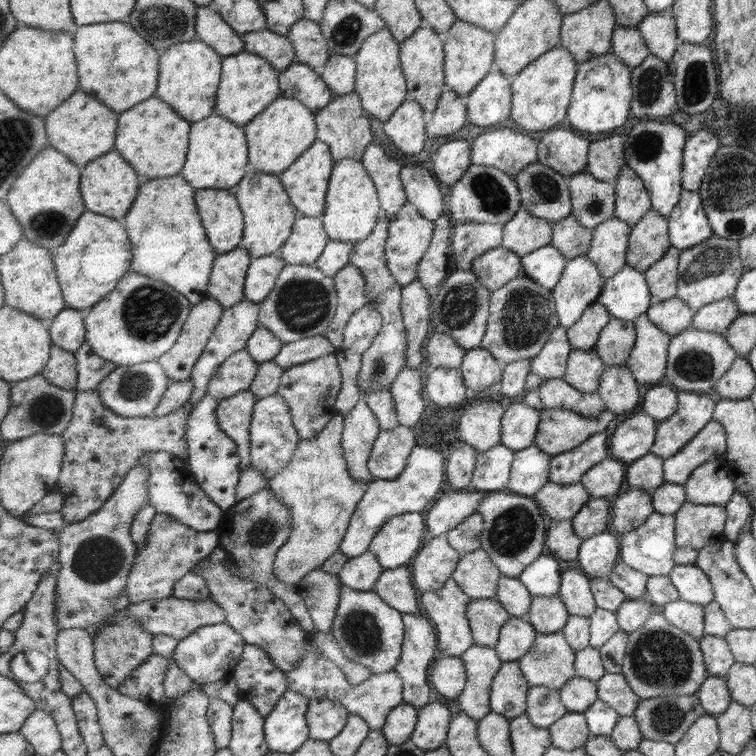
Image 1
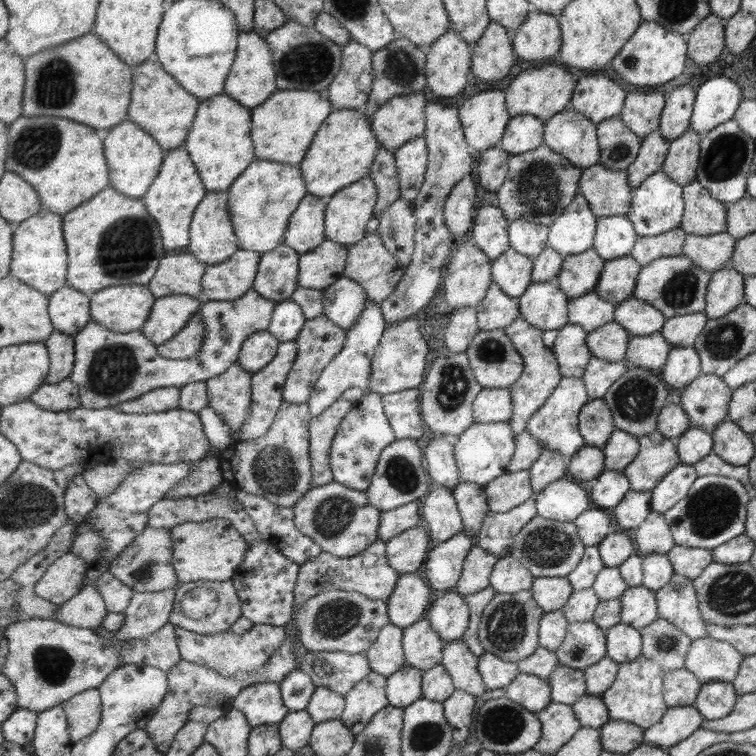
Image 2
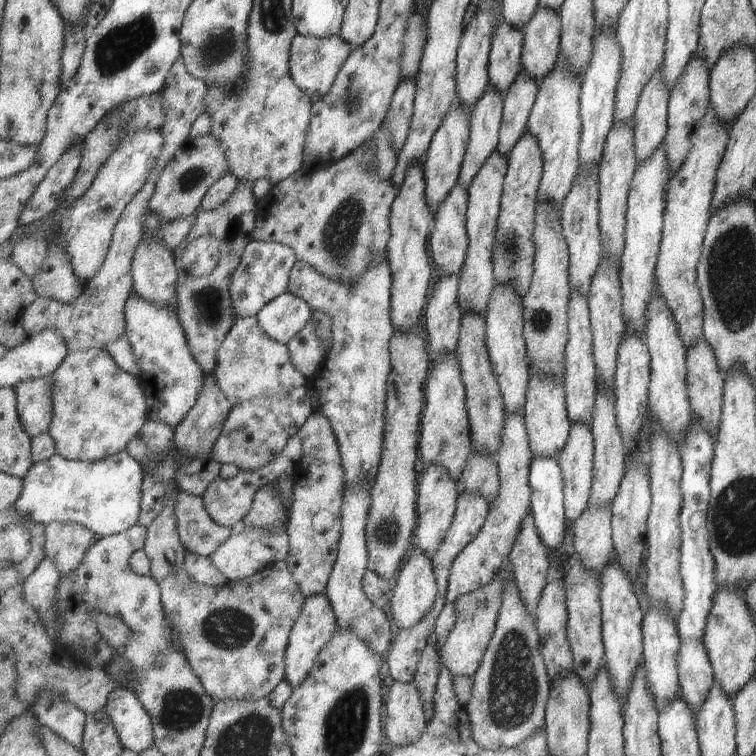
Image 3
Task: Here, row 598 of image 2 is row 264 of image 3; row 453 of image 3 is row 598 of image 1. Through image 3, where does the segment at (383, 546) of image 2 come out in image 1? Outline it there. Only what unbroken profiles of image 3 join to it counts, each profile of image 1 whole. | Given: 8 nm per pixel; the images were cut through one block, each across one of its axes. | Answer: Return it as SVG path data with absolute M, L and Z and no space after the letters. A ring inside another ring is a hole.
M343 584L332 633L351 661L369 667L371 674L381 674L391 671L401 661L406 624L403 613L390 606L374 590L362 591Z

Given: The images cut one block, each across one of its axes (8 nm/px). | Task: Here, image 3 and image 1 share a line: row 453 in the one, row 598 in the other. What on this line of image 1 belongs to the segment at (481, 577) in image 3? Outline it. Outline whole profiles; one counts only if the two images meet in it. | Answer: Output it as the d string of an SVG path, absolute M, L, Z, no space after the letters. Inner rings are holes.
M502 575L496 598L502 602L503 607L511 616L526 618L530 613L533 596L520 577L513 578Z

